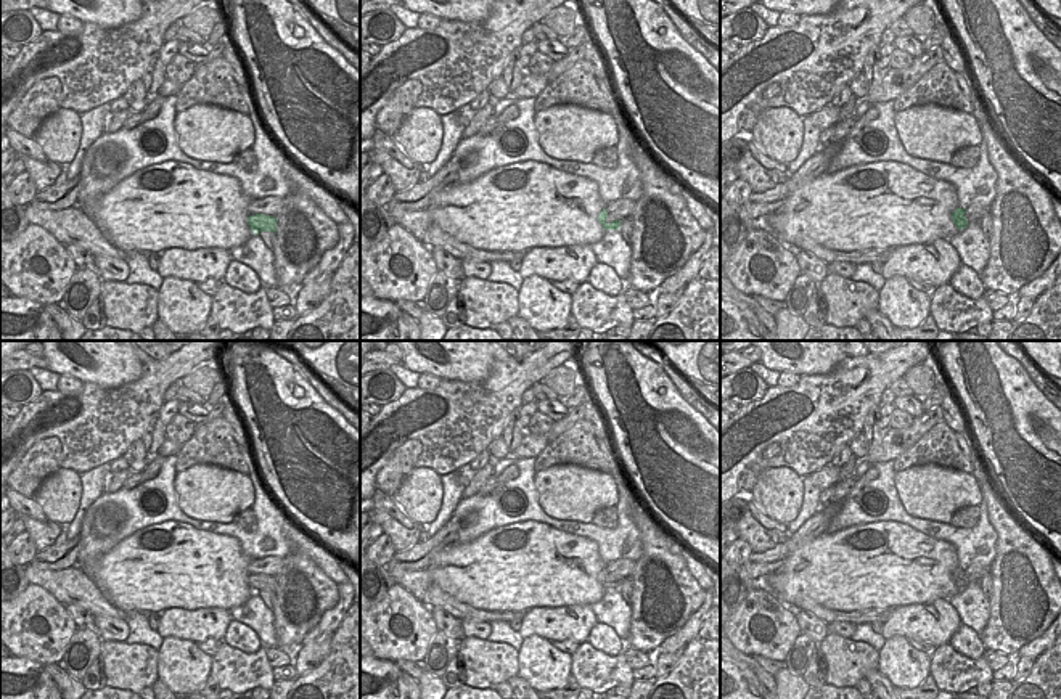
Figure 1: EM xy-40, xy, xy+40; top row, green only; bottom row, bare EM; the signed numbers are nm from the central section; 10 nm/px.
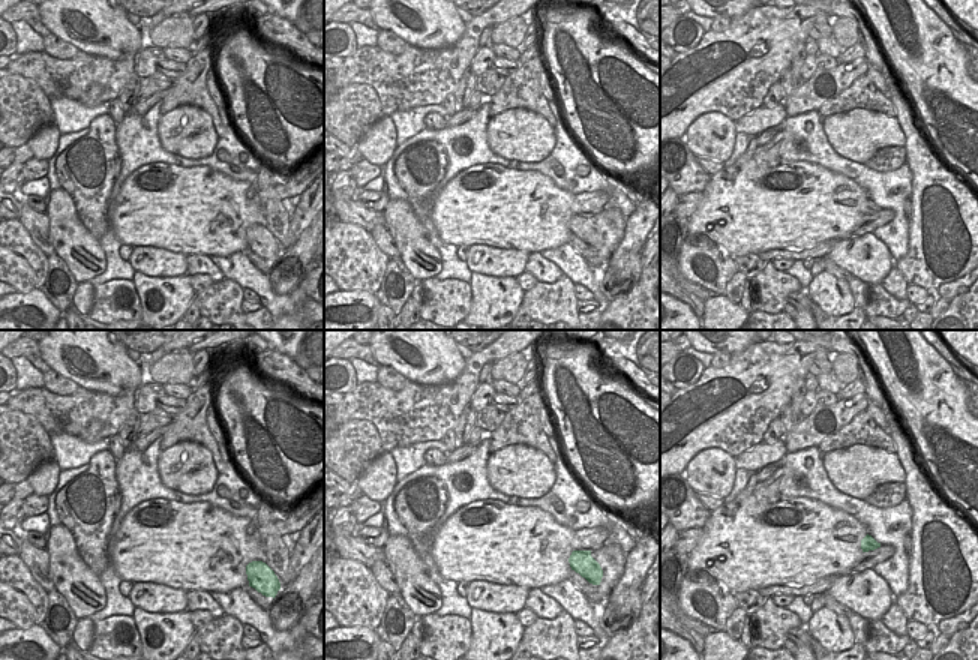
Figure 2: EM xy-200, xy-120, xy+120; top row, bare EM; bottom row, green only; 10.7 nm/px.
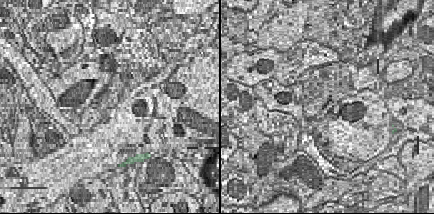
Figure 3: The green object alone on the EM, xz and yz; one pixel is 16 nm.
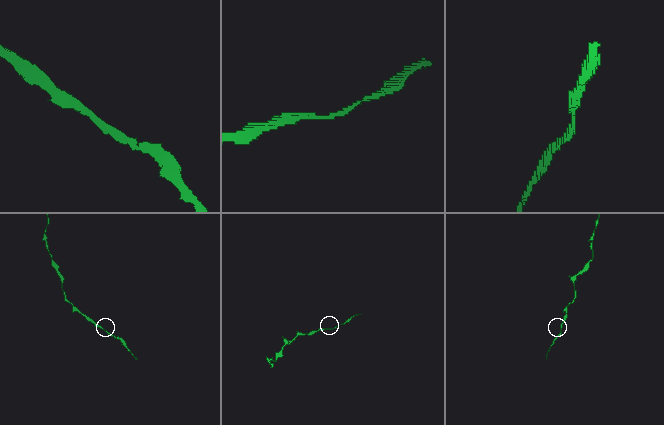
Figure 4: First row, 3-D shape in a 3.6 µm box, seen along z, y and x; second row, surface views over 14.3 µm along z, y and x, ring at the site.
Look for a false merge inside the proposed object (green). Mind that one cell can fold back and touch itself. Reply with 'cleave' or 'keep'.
keep

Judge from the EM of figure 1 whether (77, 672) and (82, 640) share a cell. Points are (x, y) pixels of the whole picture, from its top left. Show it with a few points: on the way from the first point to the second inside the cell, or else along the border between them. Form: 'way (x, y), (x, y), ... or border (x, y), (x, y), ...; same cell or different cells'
way (77, 664), (82, 648); same cell

